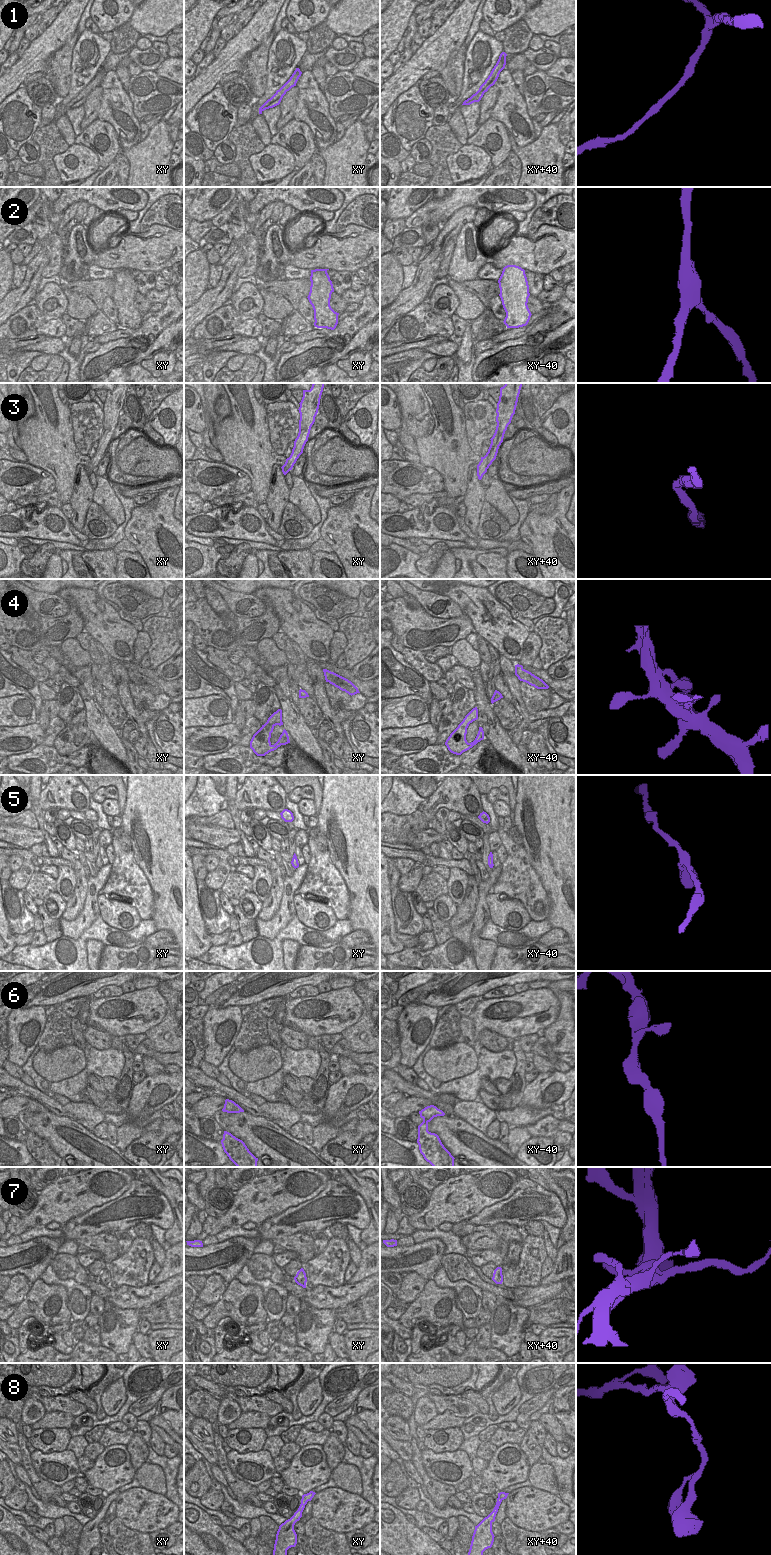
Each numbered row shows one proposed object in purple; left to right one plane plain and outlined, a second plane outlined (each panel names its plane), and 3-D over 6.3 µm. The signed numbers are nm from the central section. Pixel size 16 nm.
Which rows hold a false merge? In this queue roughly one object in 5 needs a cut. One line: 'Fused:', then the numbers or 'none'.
Fused: 7

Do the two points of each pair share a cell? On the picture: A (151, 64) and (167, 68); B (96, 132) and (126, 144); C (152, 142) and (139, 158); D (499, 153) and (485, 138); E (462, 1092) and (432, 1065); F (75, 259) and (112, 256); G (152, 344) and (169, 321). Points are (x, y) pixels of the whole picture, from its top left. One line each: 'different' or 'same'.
A: different
B: different
C: same
D: same
E: different
F: different
G: same

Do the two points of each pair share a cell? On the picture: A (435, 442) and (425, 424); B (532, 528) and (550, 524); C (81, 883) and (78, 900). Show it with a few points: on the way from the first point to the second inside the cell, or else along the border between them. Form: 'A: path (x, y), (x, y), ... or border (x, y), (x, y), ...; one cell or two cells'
A: border (430, 411), (433, 417), (433, 430), (415, 439); two cells
B: path (536, 528), (546, 528); one cell
C: path (81, 887), (79, 896); one cell

